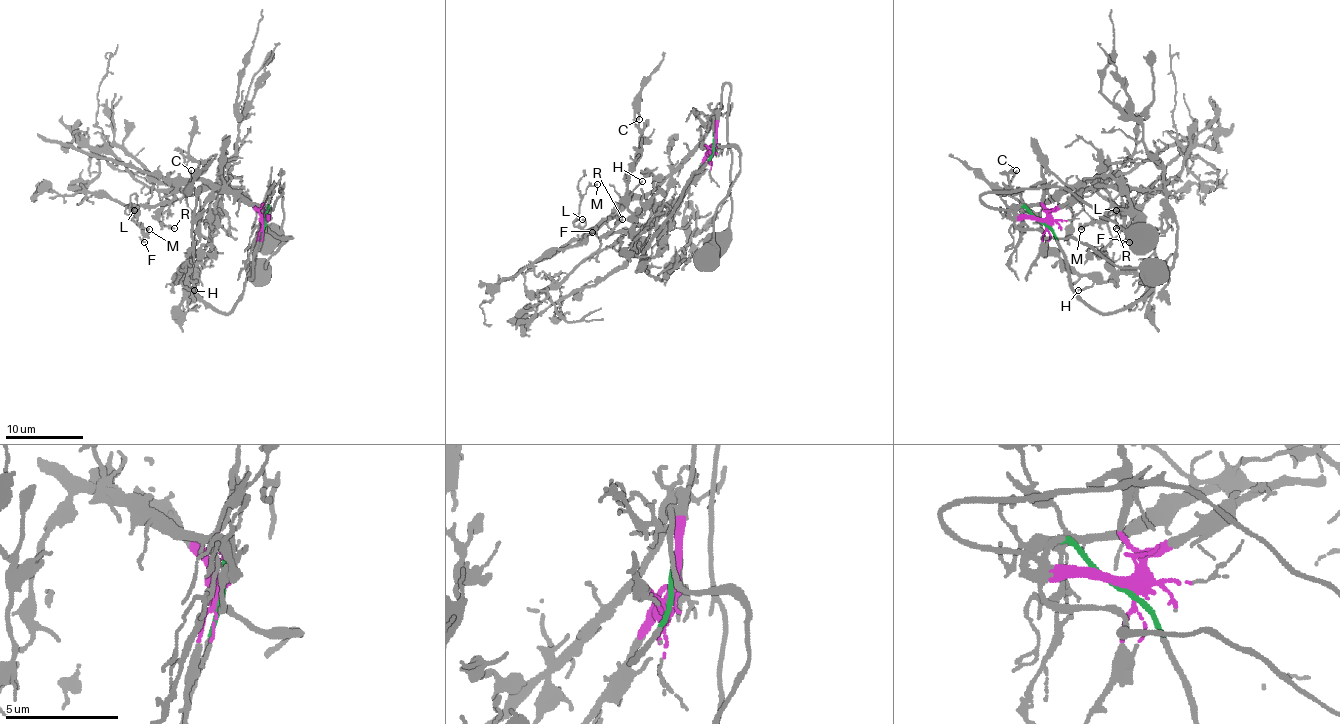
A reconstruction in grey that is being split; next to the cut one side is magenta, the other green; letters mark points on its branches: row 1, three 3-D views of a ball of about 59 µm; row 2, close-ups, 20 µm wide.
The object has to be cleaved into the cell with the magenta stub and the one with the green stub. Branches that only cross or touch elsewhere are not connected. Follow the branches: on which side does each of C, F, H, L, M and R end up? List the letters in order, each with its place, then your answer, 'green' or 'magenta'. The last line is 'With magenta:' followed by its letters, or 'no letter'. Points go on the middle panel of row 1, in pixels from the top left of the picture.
C: place (639, 119); green
F: place (592, 232); magenta
H: place (642, 181); green
L: place (582, 219); magenta
M: place (597, 184); magenta
R: place (622, 219); magenta
With magenta: F, L, M, R

